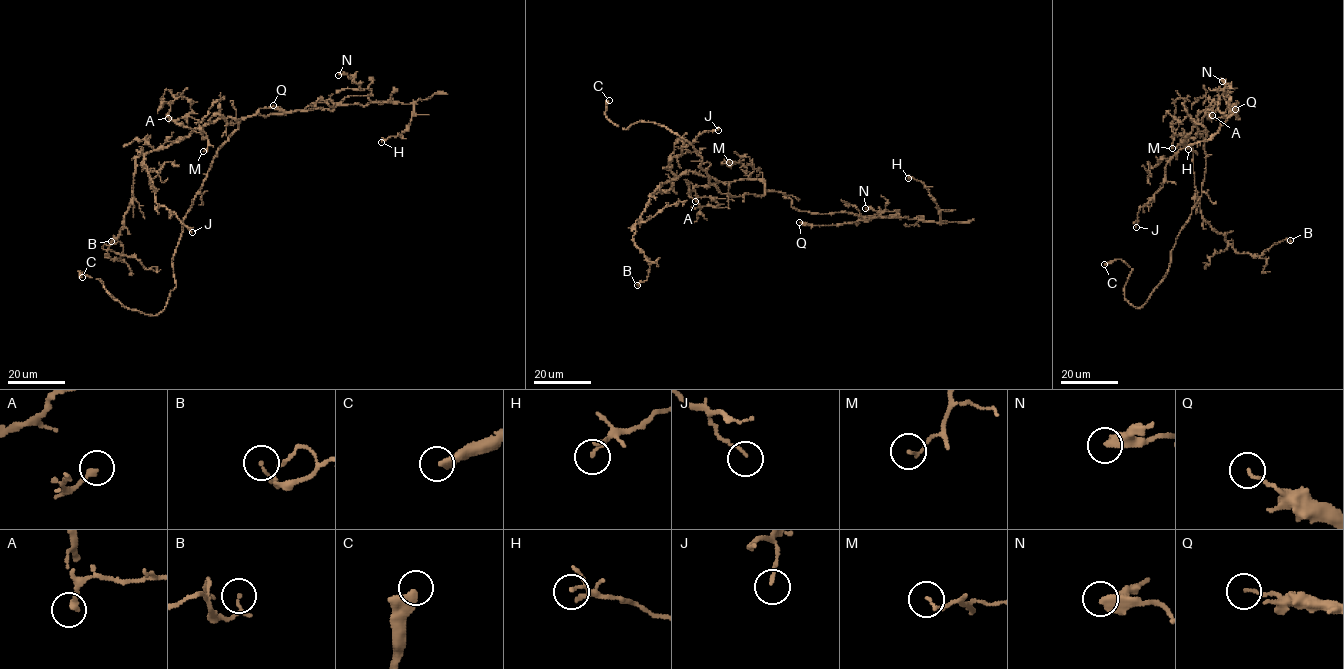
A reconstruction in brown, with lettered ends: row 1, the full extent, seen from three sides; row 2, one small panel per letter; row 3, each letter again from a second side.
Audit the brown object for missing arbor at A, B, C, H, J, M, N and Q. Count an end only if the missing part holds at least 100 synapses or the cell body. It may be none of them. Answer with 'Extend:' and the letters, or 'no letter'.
Extend: C

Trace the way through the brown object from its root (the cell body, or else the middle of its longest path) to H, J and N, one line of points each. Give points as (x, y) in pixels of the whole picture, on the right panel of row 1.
H: (1206, 136), (1202, 124), (1206, 111), (1212, 119), (1227, 117), (1229, 111), (1235, 114), (1209, 139), (1188, 149)
J: (1206, 136), (1190, 116), (1192, 130), (1182, 142), (1186, 147), (1167, 164), (1163, 186), (1139, 209), (1136, 227)
N: (1206, 136), (1202, 124), (1205, 112), (1218, 119), (1224, 114), (1227, 117), (1232, 108), (1223, 96), (1222, 81)

